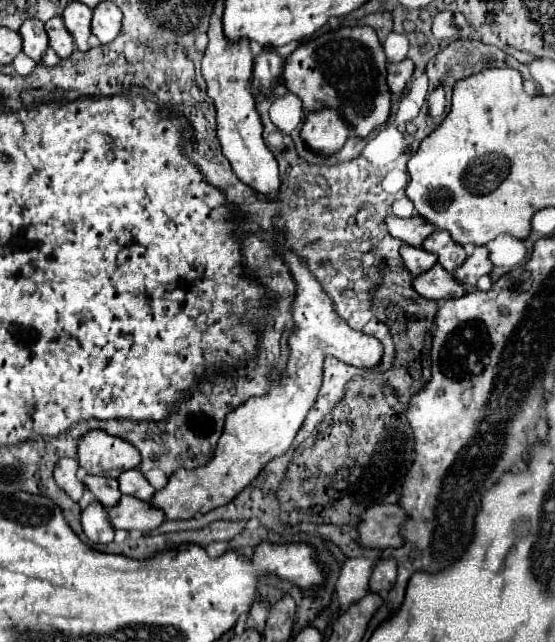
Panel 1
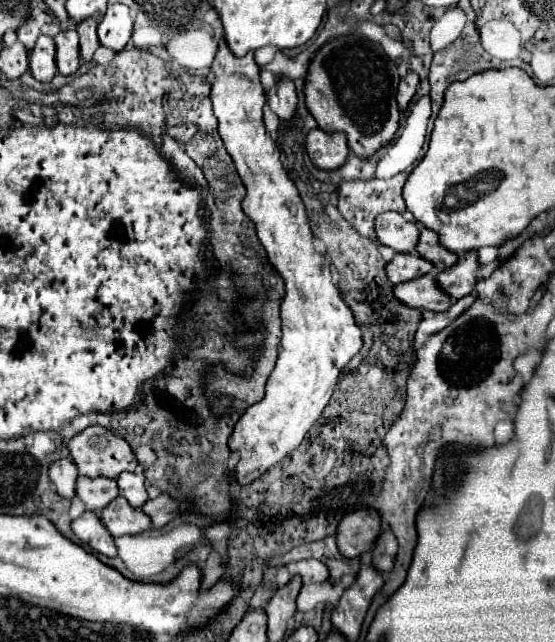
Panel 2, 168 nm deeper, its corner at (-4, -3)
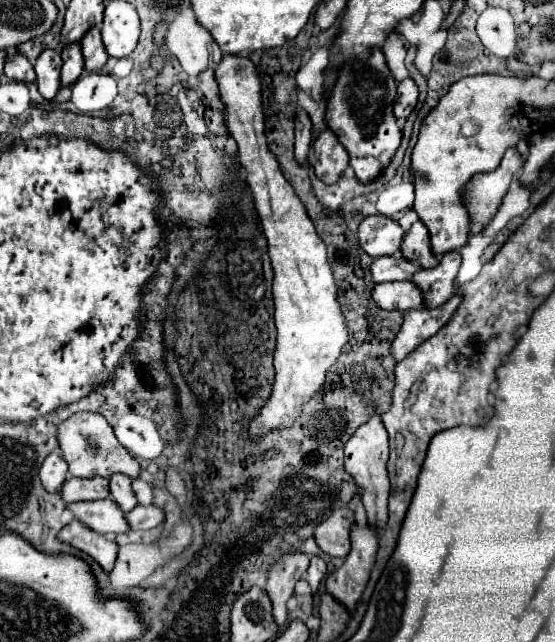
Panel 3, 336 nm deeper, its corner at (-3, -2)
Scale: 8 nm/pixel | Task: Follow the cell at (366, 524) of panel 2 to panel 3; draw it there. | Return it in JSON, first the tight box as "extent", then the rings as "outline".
{"extent":[315,508,355,558],"outline":[[[337,508],[331,512],[327,520],[315,526],[315,542],[327,556],[339,556],[345,558],[345,552],[349,552],[349,528],[353,524],[355,516],[349,508]]]}

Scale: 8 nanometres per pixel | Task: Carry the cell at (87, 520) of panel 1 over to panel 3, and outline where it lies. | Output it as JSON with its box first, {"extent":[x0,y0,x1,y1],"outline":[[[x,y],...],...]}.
{"extent":[57,520,119,572],"outline":[[[73,520],[71,524],[63,526],[63,530],[57,536],[61,542],[71,544],[73,548],[85,552],[95,562],[99,562],[103,572],[113,570],[115,560],[117,560],[117,550],[119,550],[115,540],[109,540],[103,534],[97,534],[97,532],[85,528],[79,520]]]}

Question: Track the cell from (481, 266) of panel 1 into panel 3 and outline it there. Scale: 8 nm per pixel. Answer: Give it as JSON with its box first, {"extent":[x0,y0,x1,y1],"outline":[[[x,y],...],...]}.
{"extent":[411,252,461,308],"outline":[[[449,252],[439,260],[435,268],[419,270],[411,278],[411,282],[421,290],[425,308],[437,308],[455,294],[453,282],[459,272],[459,266],[461,266],[461,254]]]}

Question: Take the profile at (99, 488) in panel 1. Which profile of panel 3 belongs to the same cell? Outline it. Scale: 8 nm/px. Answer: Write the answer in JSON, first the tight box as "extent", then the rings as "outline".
{"extent":[61,476,109,502],"outline":[[[95,476],[95,478],[67,478],[61,486],[61,498],[71,502],[81,500],[101,500],[109,498],[109,480]]]}

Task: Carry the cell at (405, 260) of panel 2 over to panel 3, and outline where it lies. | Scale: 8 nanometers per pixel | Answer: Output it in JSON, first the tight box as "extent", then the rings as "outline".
{"extent":[371,256,419,284],"outline":[[[401,256],[375,258],[371,264],[371,276],[375,284],[393,280],[411,280],[415,272],[419,272],[417,264],[409,264],[409,260],[403,260]]]}

